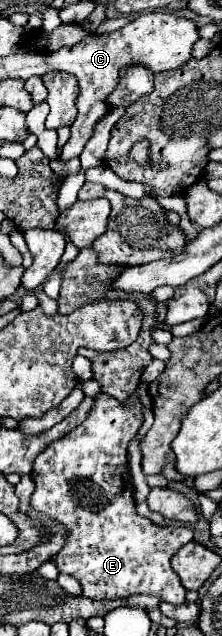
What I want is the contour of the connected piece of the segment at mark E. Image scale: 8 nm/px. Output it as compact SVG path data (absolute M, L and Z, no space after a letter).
M99 394L89 416L75 430L53 442L45 452L41 452L41 456L37 456L31 472L31 478L35 482L33 508L39 514L55 516L69 530L65 548L51 562L57 564L61 572L71 574L81 582L83 596L93 600L115 600L133 594L151 594L179 606L185 602L185 588L171 568L171 558L179 548L193 540L193 534L185 526L155 526L151 520L135 512L127 444L139 432L141 424L143 414L139 410L137 394L129 398L129 406L121 406L109 394Z

